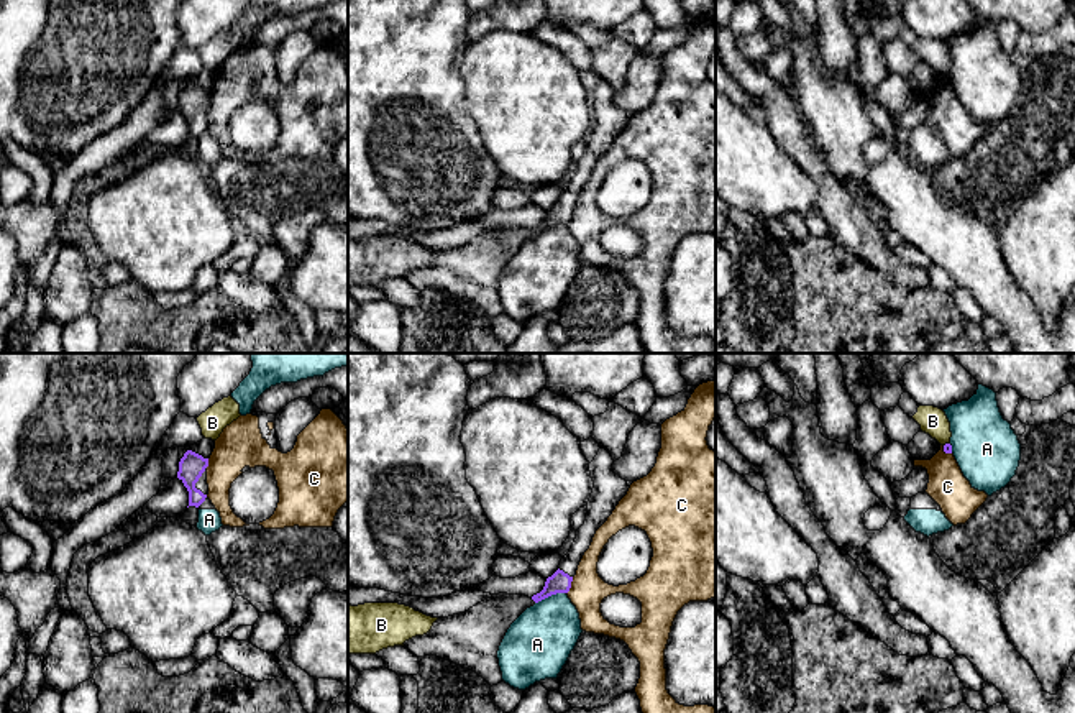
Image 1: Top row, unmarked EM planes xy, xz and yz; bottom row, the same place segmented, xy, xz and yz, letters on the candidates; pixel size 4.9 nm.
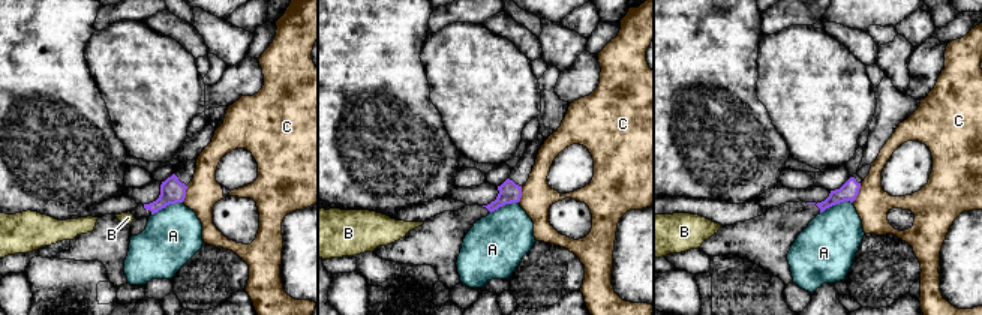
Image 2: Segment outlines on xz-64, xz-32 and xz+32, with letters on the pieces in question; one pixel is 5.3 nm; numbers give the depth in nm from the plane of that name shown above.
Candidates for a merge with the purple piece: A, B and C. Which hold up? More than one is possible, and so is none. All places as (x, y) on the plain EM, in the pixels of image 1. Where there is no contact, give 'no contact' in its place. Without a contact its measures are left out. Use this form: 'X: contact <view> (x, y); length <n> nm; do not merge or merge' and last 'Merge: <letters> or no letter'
A: contact xz (550, 227); length 160 nm; do not merge
B: contact yz (946, 76); length 40 nm; do not merge
C: contact xz (570, 217); length 90 nm; do not merge
Merge: no letter

